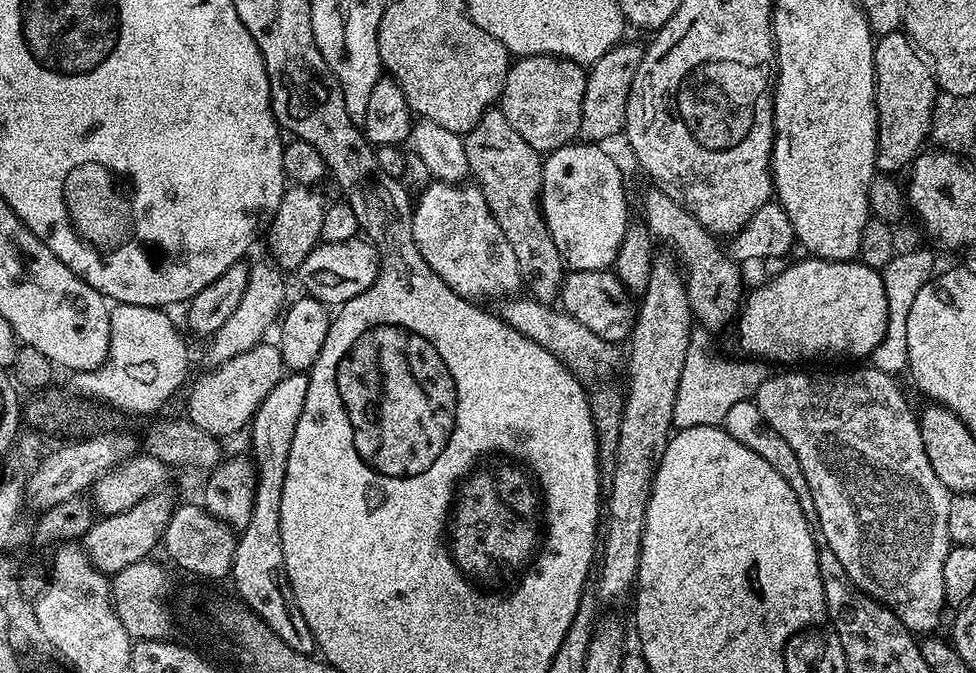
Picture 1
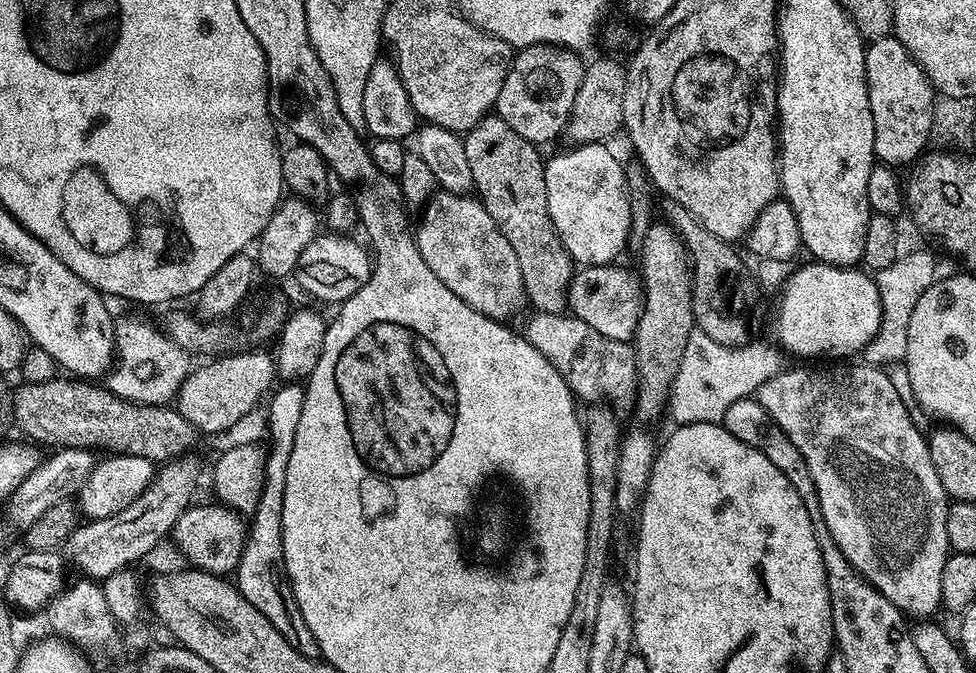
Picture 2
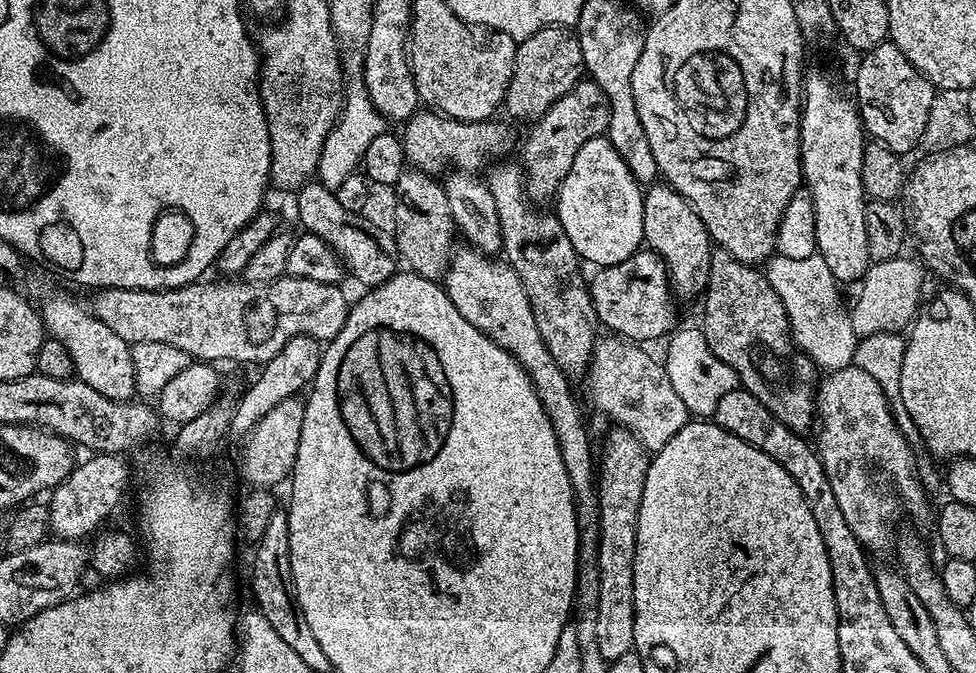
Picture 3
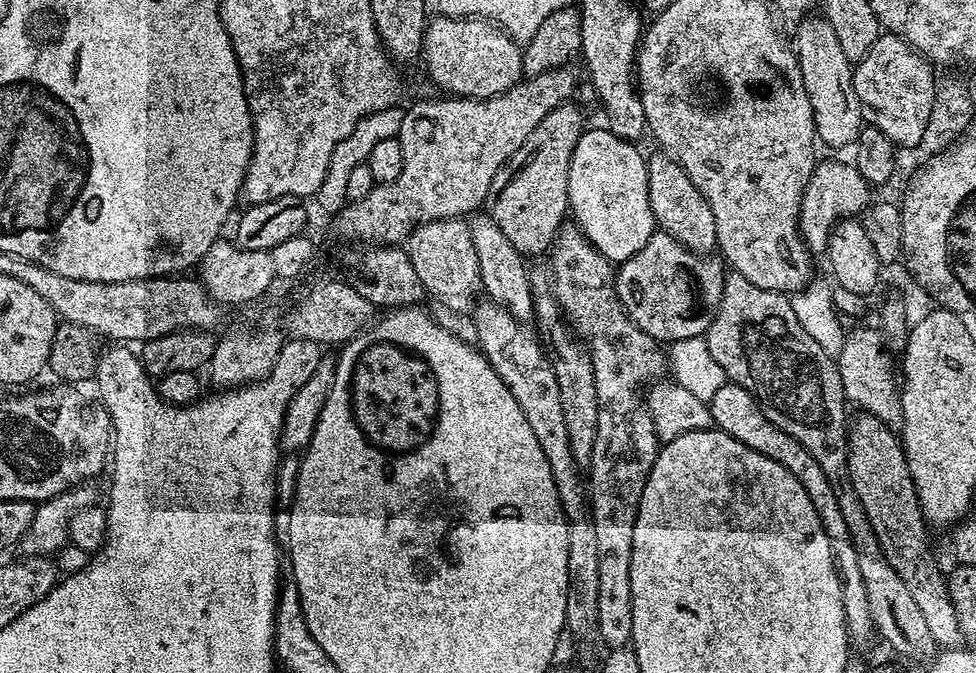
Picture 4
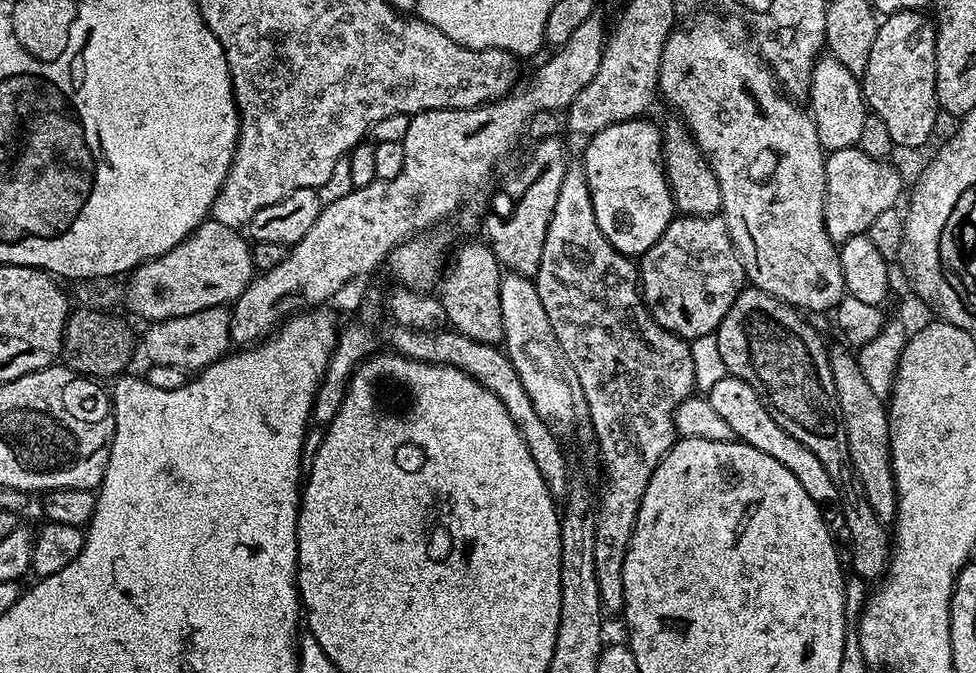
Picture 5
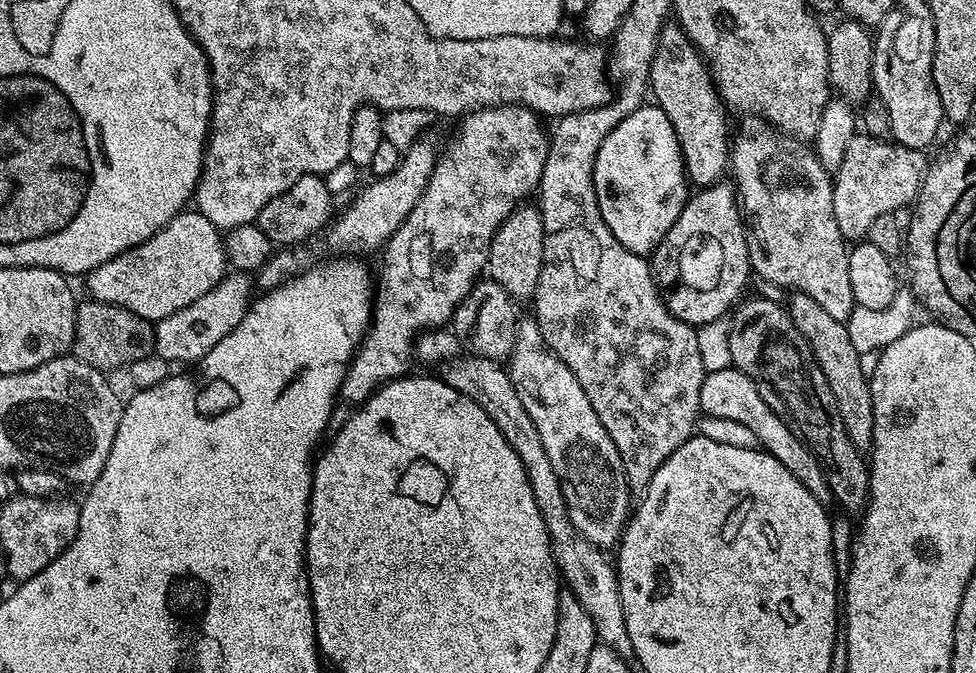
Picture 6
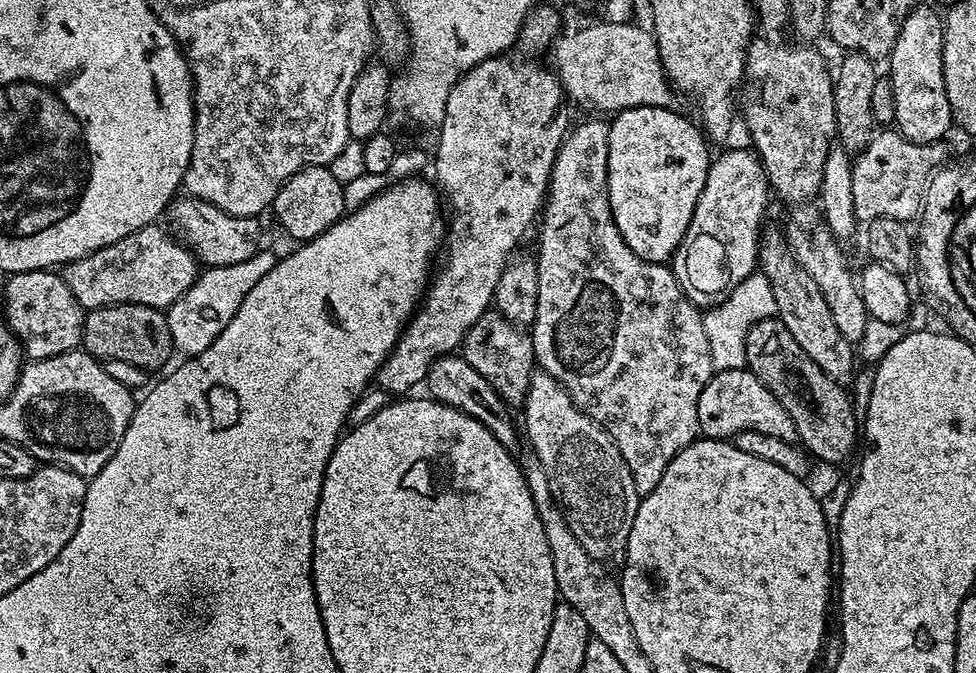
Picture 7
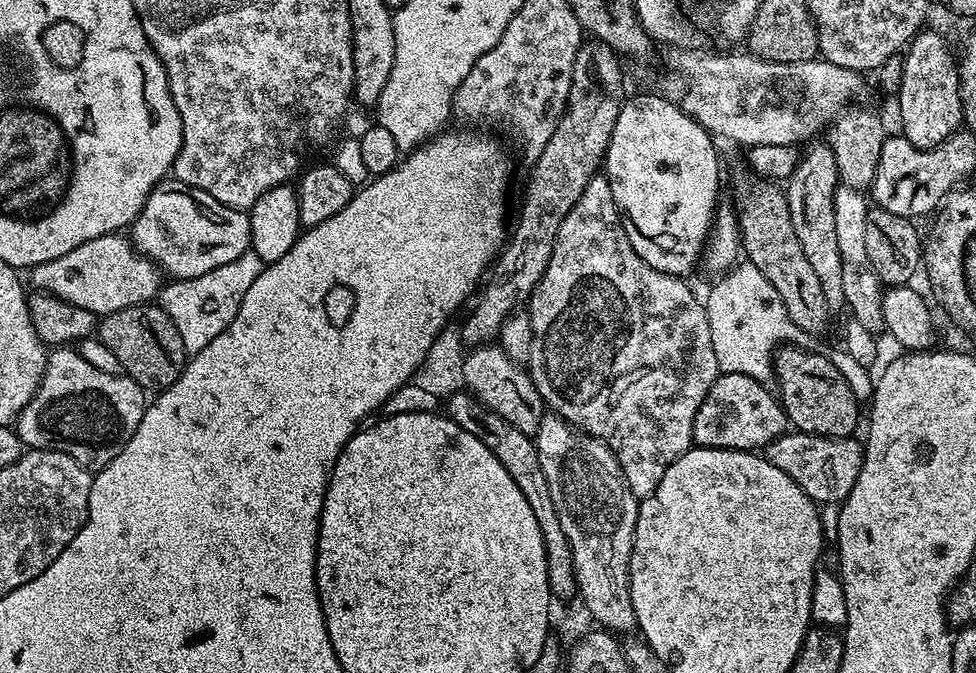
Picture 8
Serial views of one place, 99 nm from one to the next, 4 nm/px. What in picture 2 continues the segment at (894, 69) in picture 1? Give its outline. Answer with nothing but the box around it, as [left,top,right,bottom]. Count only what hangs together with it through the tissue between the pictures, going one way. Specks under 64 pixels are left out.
[864,35,934,166]

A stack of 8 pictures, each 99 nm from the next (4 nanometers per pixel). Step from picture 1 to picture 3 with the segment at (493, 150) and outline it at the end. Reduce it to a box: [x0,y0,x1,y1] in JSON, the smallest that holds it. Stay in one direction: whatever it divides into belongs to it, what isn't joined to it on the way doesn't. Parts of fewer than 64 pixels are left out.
[486,163,598,378]

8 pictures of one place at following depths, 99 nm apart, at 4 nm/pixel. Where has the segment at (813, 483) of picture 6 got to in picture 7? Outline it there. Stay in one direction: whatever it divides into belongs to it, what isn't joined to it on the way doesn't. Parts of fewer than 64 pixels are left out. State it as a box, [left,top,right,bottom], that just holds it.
[698,367,797,441]

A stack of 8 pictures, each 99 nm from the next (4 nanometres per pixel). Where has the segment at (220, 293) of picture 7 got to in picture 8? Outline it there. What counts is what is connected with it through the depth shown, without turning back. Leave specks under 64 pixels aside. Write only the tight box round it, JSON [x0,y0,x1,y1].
[158,250,265,354]

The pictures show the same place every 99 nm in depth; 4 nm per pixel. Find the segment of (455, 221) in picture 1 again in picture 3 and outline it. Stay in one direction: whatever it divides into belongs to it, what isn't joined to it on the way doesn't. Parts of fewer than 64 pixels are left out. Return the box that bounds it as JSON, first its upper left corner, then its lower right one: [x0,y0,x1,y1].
[442,246,599,548]

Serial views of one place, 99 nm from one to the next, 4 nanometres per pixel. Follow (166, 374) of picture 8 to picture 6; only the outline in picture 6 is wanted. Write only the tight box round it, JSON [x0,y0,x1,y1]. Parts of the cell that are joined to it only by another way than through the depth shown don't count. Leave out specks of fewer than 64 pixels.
[71,298,156,370]

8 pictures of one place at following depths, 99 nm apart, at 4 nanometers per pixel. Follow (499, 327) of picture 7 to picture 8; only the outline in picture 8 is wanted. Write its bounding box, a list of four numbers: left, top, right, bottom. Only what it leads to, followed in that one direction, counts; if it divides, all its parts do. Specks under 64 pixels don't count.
[464,343,546,437]

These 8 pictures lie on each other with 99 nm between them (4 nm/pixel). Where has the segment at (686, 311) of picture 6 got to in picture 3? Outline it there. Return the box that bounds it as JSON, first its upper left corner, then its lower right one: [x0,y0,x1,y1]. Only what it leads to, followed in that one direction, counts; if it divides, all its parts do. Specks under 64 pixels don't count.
[590,250,677,342]

